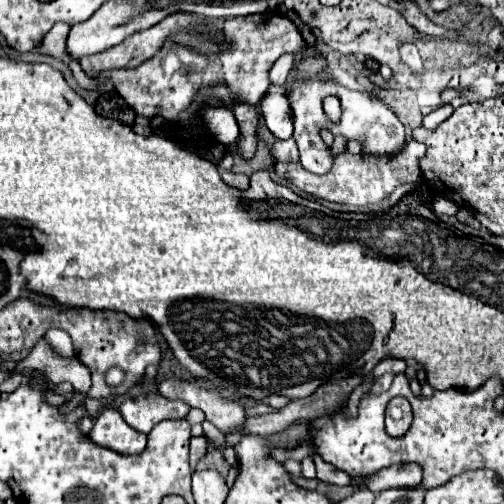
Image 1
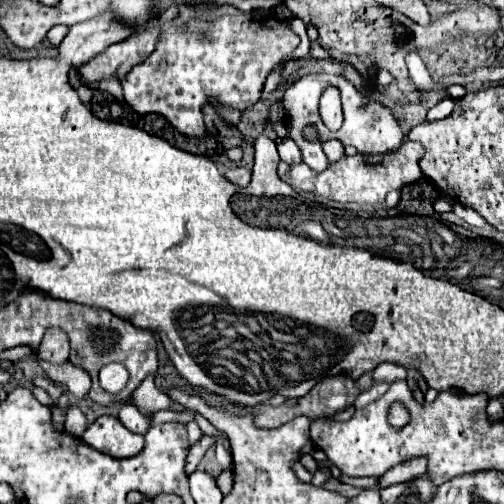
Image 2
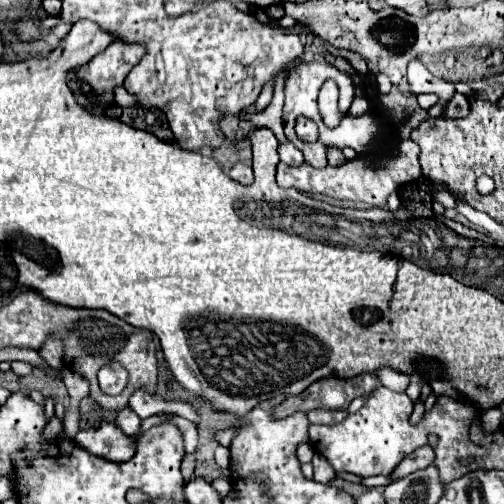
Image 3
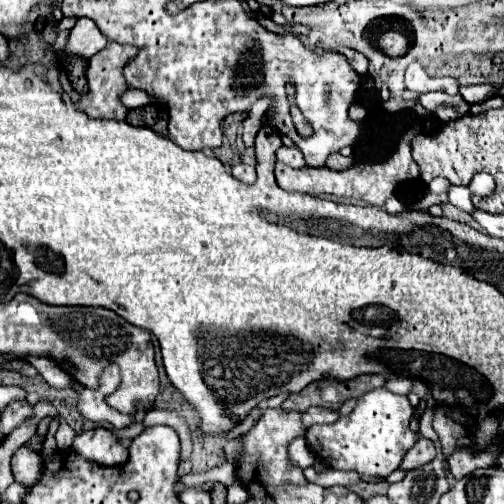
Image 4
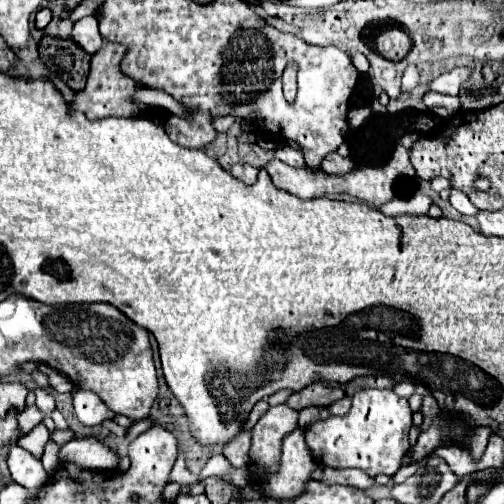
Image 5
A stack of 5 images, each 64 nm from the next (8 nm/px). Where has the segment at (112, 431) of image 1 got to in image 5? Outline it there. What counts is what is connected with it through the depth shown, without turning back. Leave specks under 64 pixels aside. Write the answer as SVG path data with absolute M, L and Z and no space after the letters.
M88 436L80 440L74 438L66 446L62 446L60 462L74 462L88 470L116 470L120 458L114 450L110 450L98 438Z

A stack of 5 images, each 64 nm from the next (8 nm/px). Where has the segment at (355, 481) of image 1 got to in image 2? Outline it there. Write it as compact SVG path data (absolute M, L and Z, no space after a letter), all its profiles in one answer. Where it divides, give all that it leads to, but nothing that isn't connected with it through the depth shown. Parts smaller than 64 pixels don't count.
M424 458L406 460L406 462L390 468L384 476L380 476L378 488L386 488L392 484L400 484L400 482L410 482L410 480L422 476L424 472L426 472L426 460Z

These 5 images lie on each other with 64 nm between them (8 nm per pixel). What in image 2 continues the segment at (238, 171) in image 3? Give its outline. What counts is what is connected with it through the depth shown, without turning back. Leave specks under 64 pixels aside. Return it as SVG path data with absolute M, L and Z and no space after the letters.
M230 168L230 170L226 170L226 180L230 180L232 184L236 184L236 186L248 186L250 184L250 170L246 170L246 168Z

